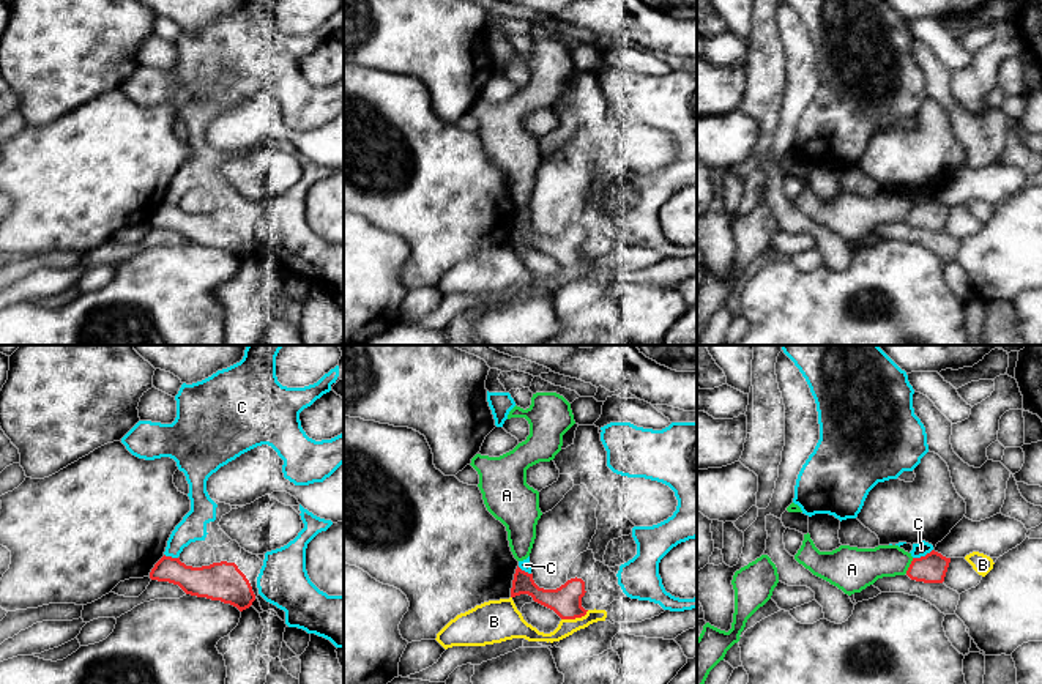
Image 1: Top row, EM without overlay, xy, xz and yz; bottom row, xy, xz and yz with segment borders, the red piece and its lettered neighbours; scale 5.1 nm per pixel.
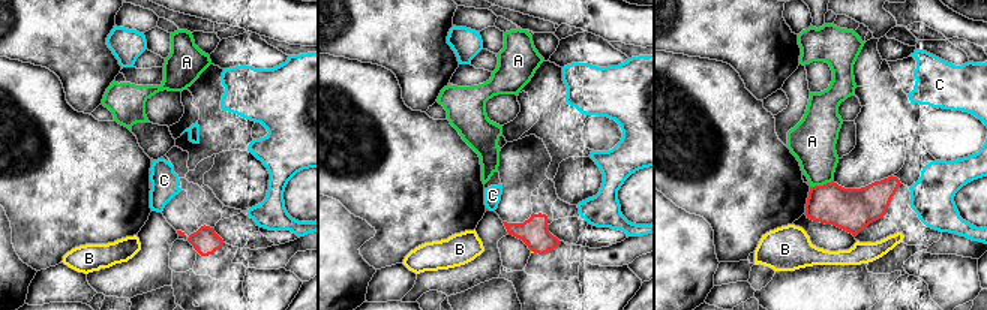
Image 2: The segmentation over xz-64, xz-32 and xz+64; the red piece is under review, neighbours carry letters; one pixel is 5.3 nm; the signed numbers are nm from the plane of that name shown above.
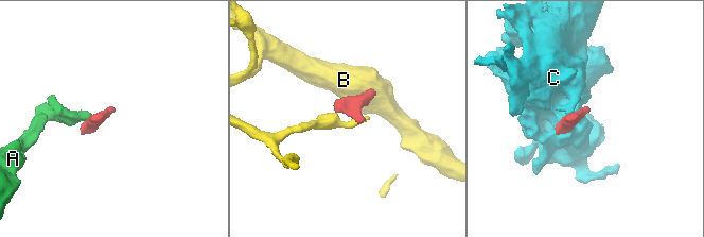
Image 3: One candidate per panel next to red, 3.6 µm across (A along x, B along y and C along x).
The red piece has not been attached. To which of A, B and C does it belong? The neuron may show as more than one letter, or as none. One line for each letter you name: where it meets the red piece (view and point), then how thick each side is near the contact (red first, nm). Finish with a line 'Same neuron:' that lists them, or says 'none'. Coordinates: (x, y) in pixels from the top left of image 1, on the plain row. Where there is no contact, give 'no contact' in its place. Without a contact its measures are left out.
A: contact yz (910, 213); calibres 150 and 200 nm
Same neuron: A

